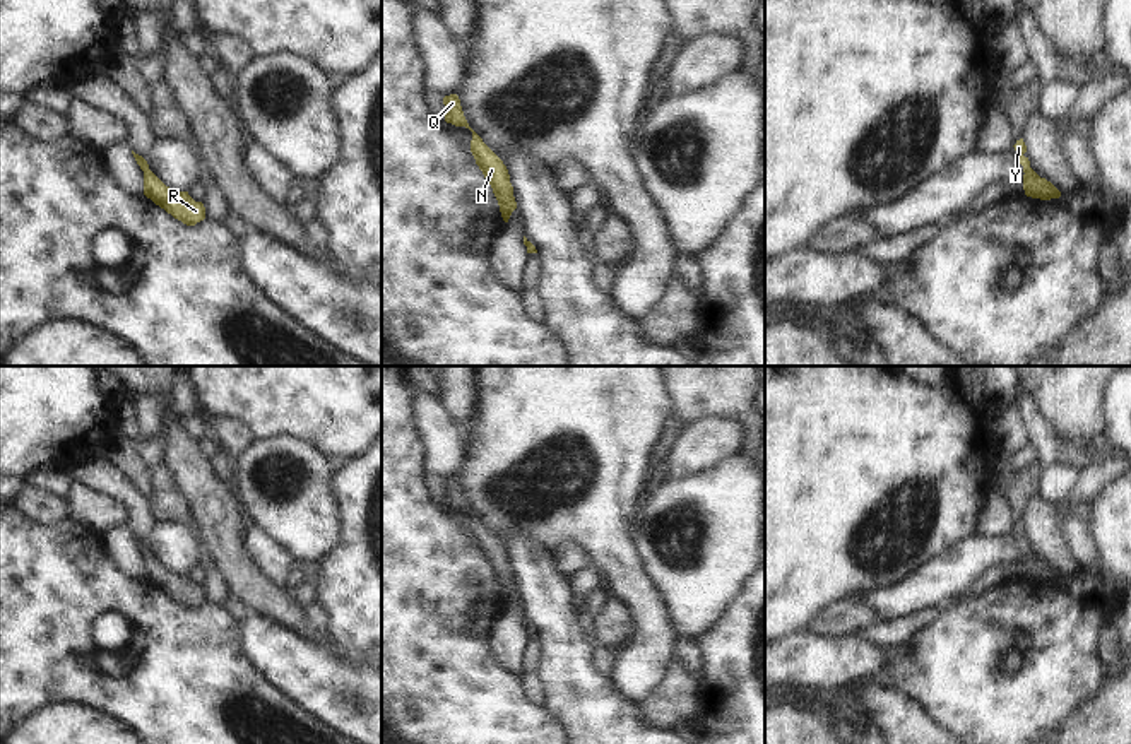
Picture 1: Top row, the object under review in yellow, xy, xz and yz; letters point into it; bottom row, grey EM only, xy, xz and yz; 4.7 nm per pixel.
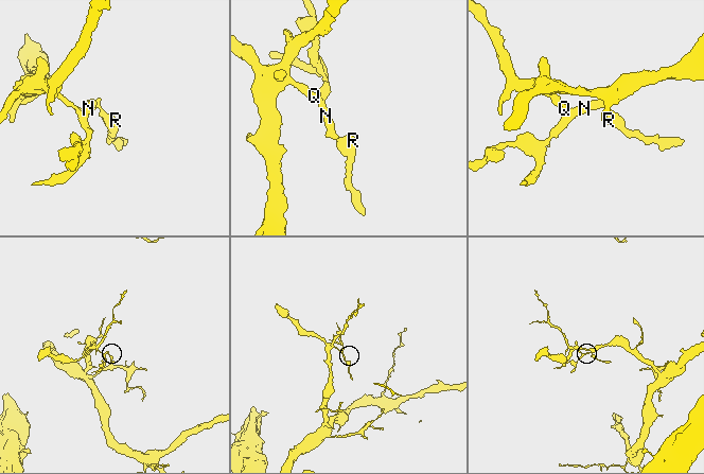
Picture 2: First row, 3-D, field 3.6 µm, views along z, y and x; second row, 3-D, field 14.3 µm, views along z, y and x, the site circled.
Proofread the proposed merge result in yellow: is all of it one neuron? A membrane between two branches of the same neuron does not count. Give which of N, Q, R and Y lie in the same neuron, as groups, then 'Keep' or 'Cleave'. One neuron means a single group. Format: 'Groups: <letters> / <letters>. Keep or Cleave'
Groups: N Q R Y. Keep.

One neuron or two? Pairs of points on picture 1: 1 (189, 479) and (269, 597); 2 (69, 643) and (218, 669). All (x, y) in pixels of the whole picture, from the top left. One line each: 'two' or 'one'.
1: one
2: one

